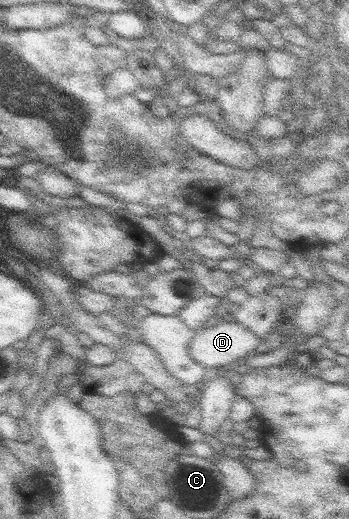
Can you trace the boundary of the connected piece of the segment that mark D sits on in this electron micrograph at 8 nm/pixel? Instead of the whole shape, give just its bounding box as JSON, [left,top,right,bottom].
[192,320,263,369]

